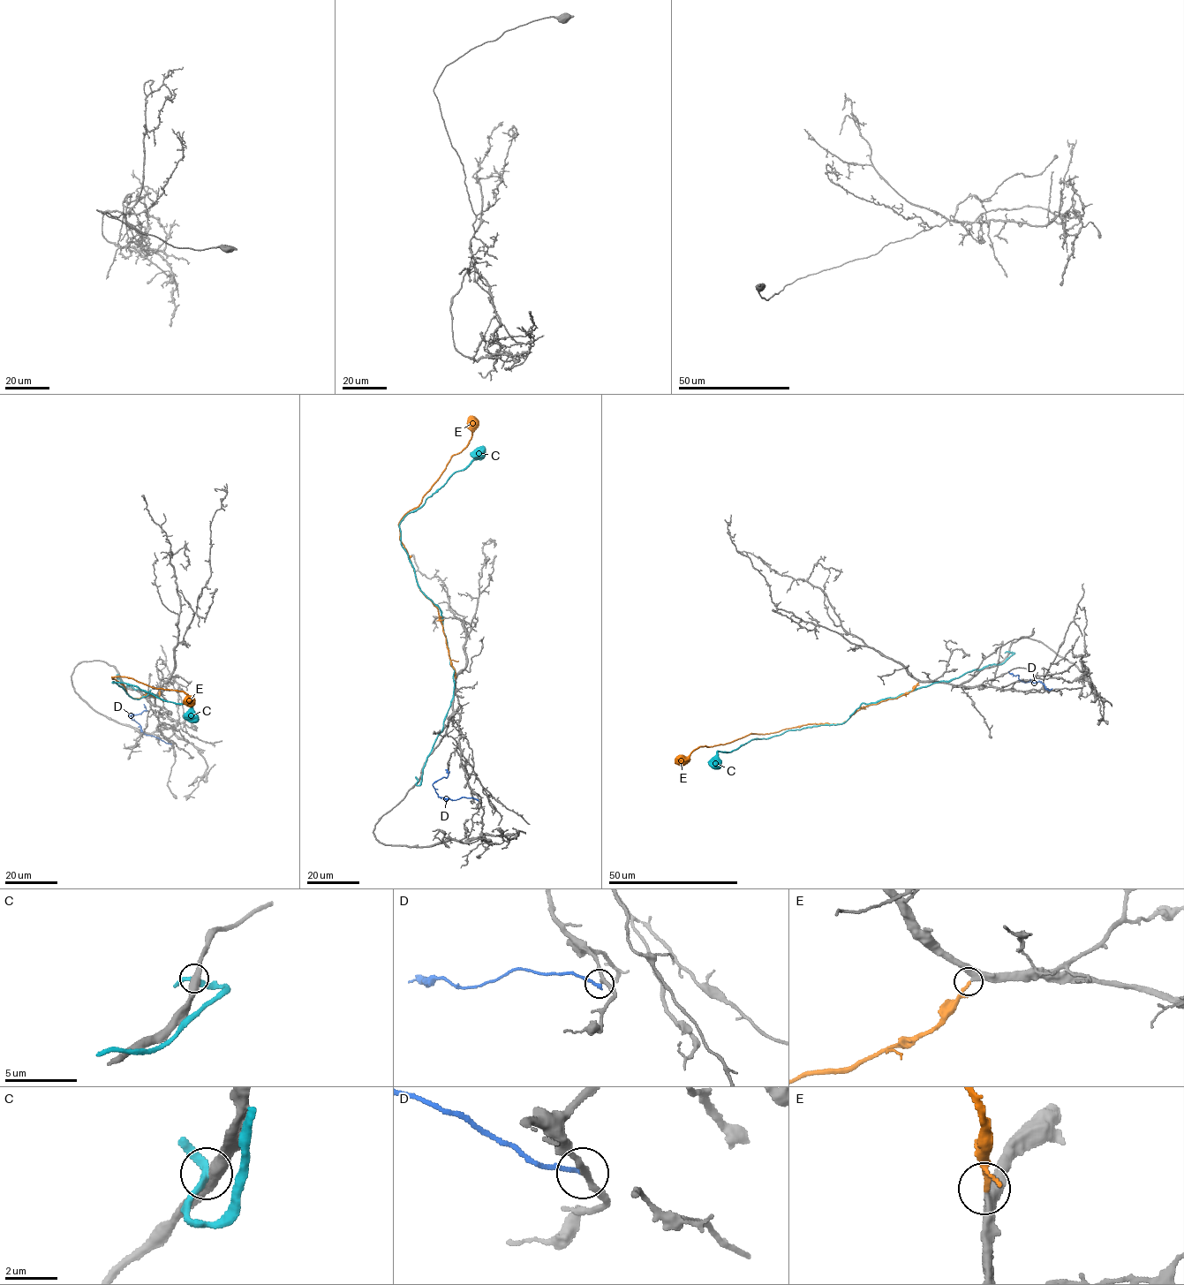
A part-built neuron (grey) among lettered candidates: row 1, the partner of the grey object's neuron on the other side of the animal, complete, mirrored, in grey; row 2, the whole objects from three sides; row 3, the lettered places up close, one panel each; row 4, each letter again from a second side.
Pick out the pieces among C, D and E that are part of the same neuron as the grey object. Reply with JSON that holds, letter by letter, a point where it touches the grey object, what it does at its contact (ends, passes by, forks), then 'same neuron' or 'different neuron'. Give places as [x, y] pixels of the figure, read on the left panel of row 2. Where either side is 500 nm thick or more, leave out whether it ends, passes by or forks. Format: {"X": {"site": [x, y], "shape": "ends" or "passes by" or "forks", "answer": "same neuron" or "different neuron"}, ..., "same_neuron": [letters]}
{"C": {"site": [118, 676], "shape": "passes by", "answer": "different neuron"}, "D": {"site": [170, 744], "shape": "ends", "answer": "different neuron"}, "E": {"site": [160, 690], "shape": "ends", "answer": "same neuron"}, "same_neuron": ["E"]}

